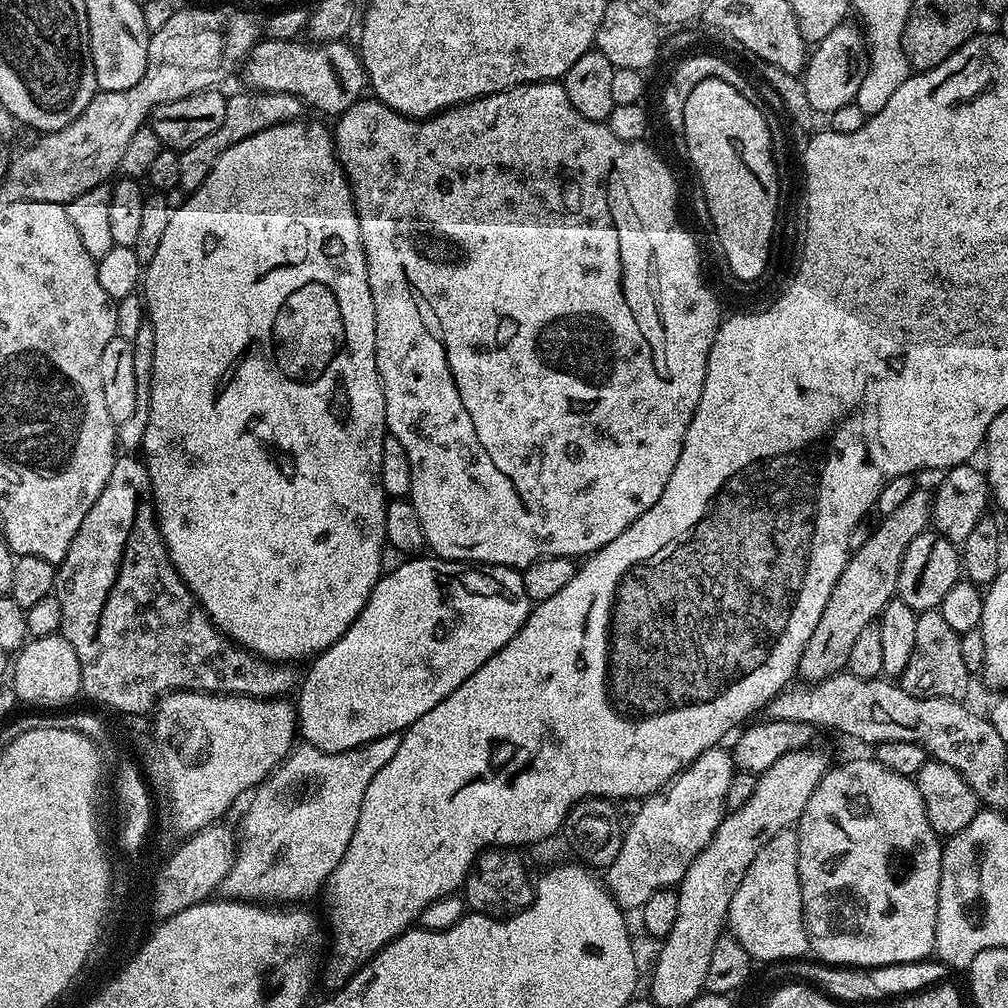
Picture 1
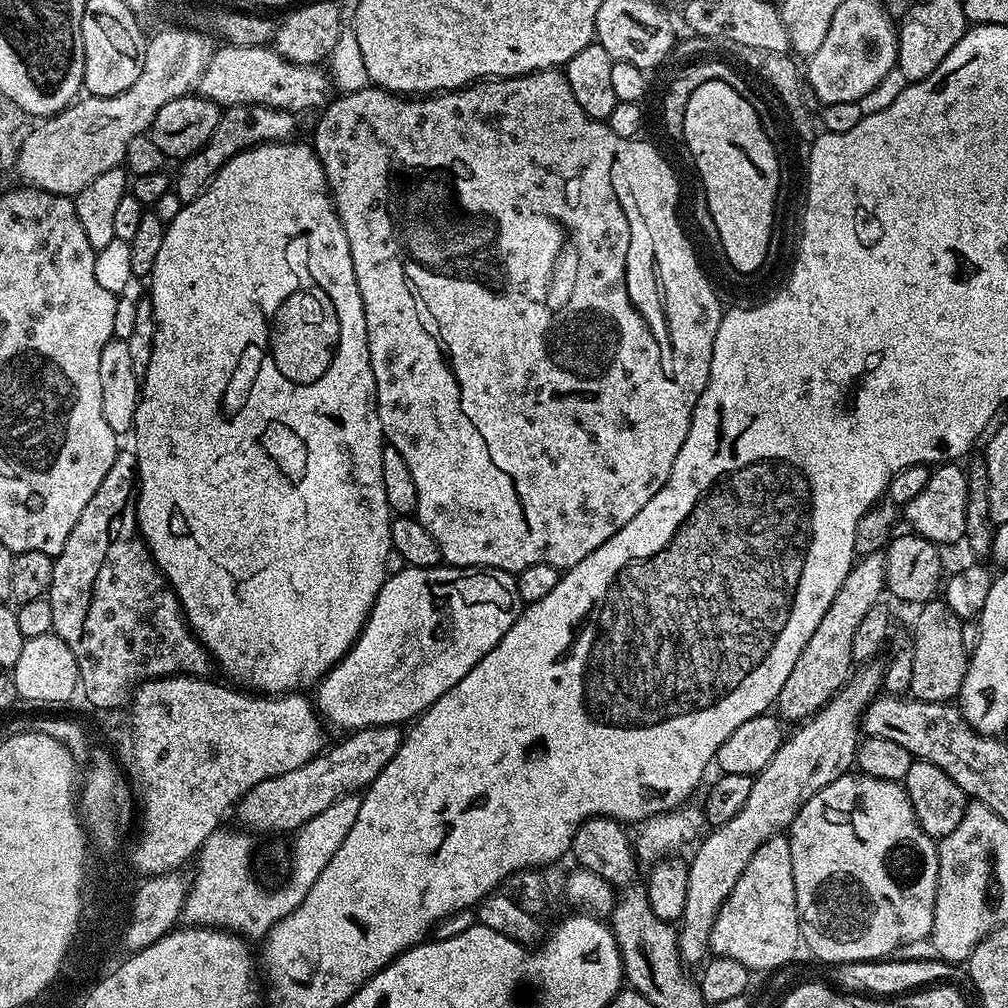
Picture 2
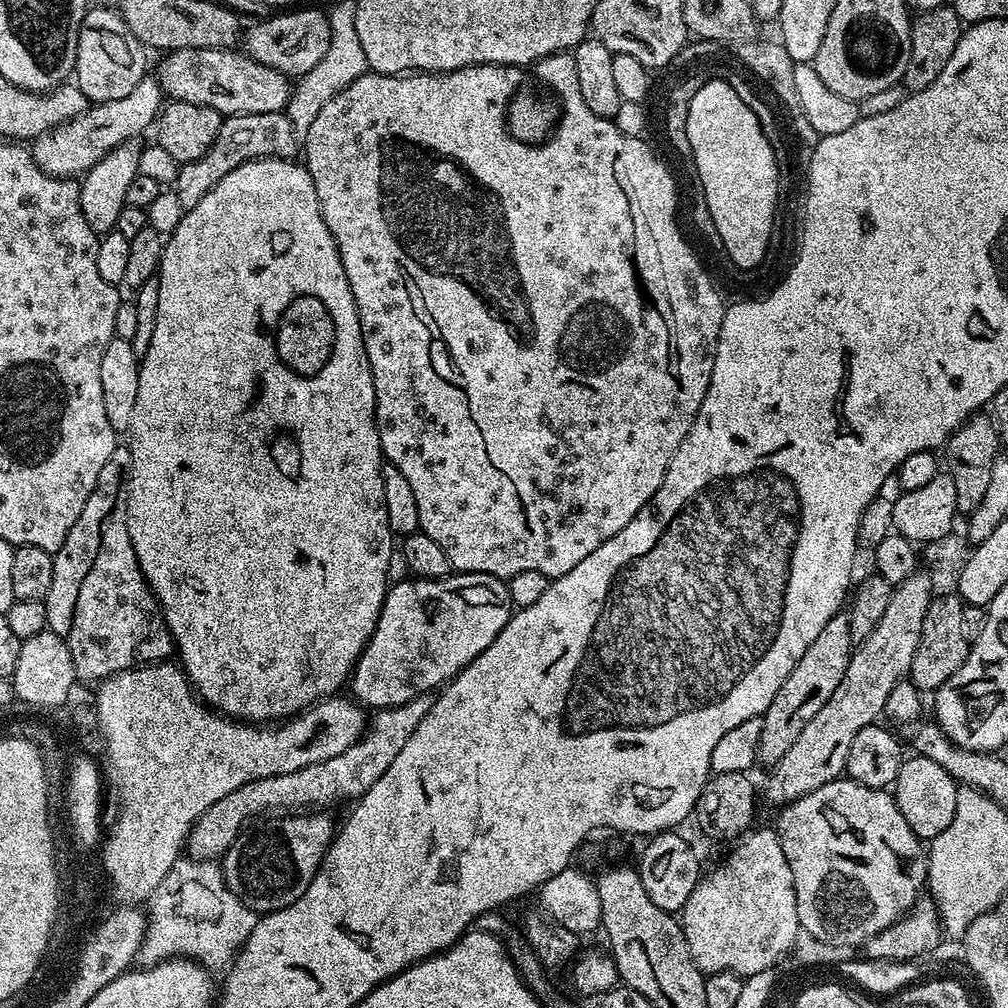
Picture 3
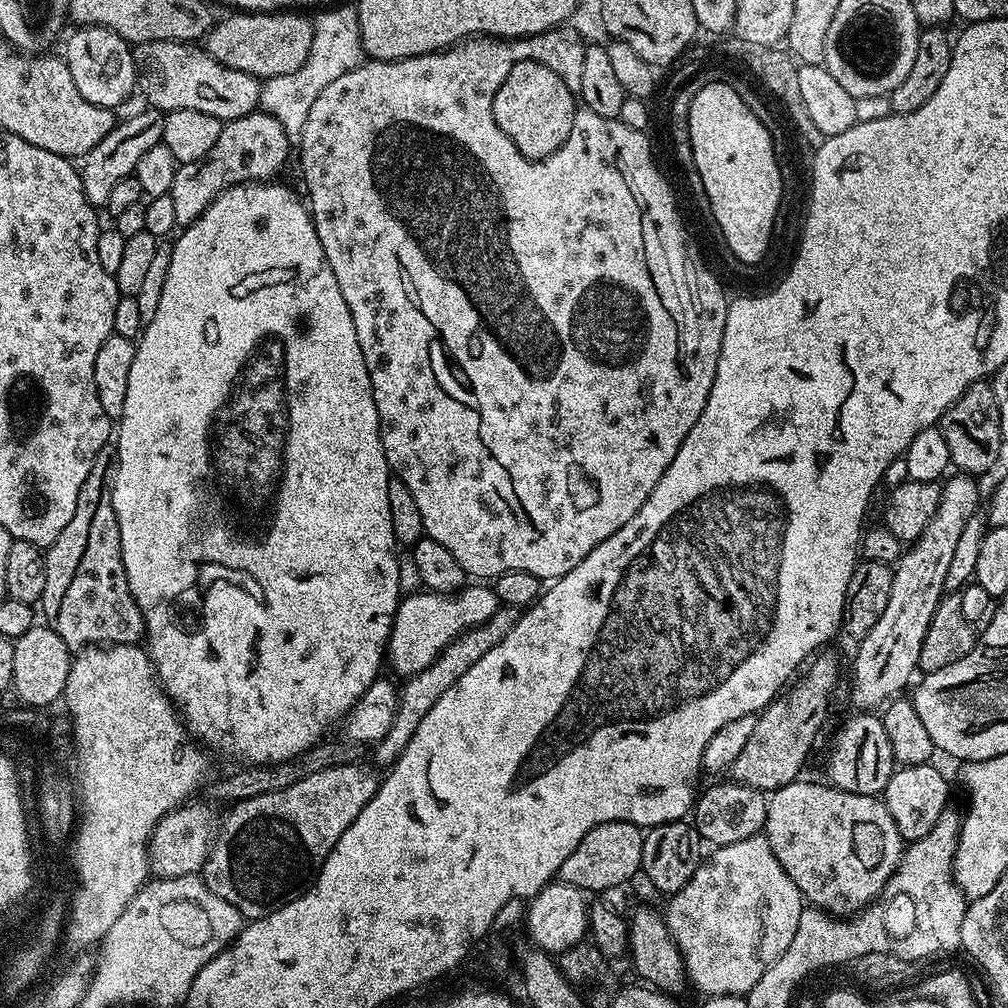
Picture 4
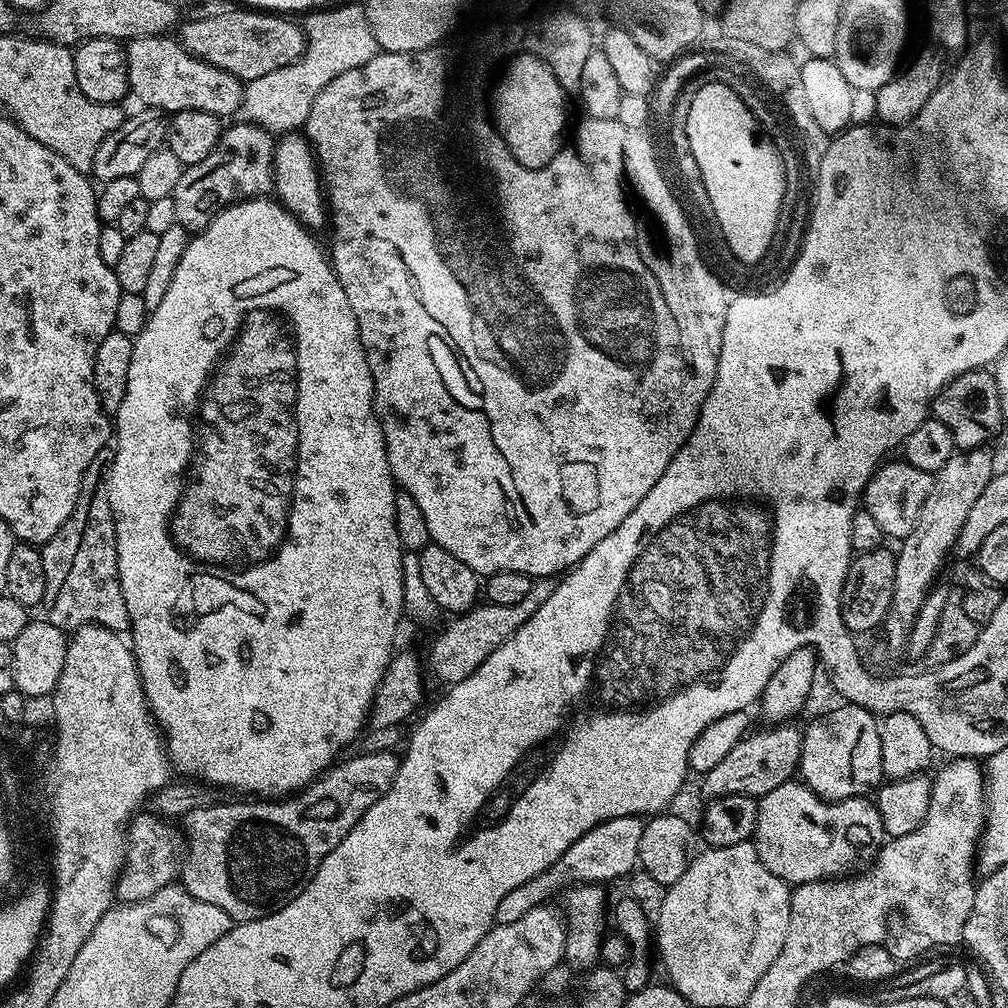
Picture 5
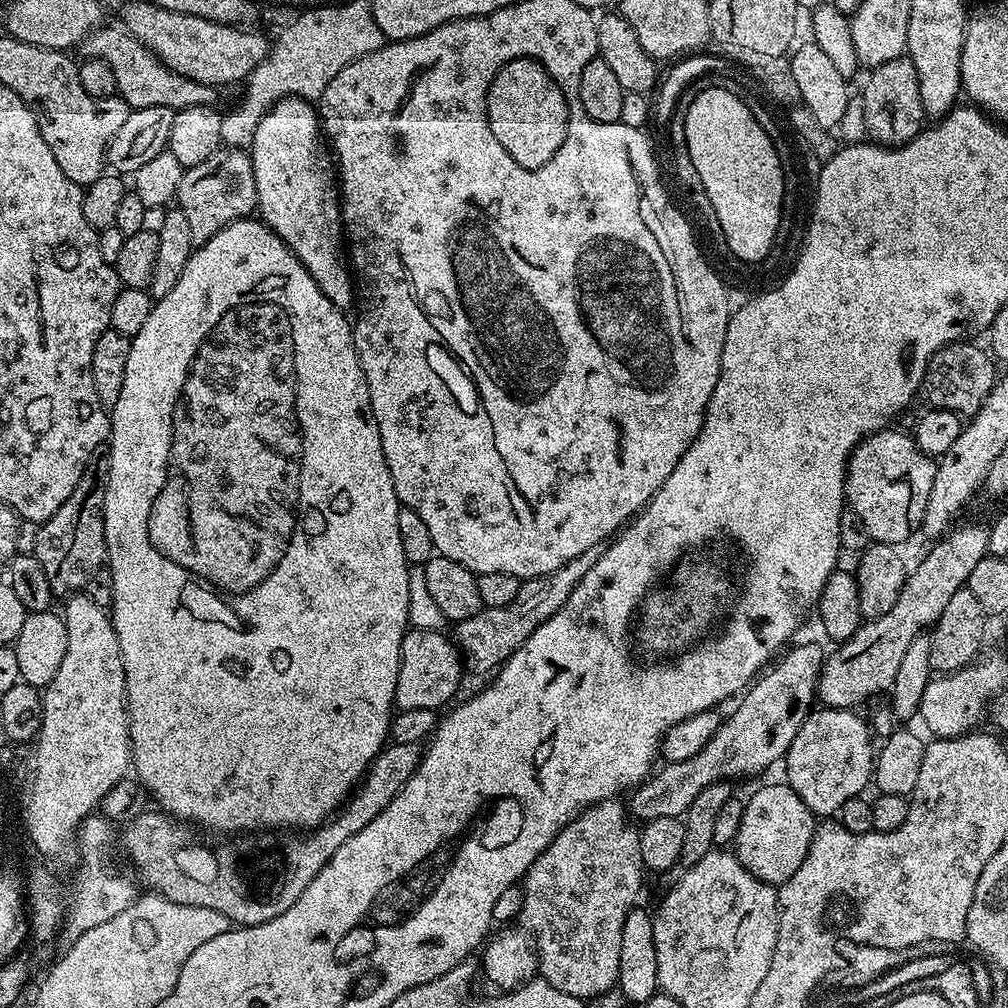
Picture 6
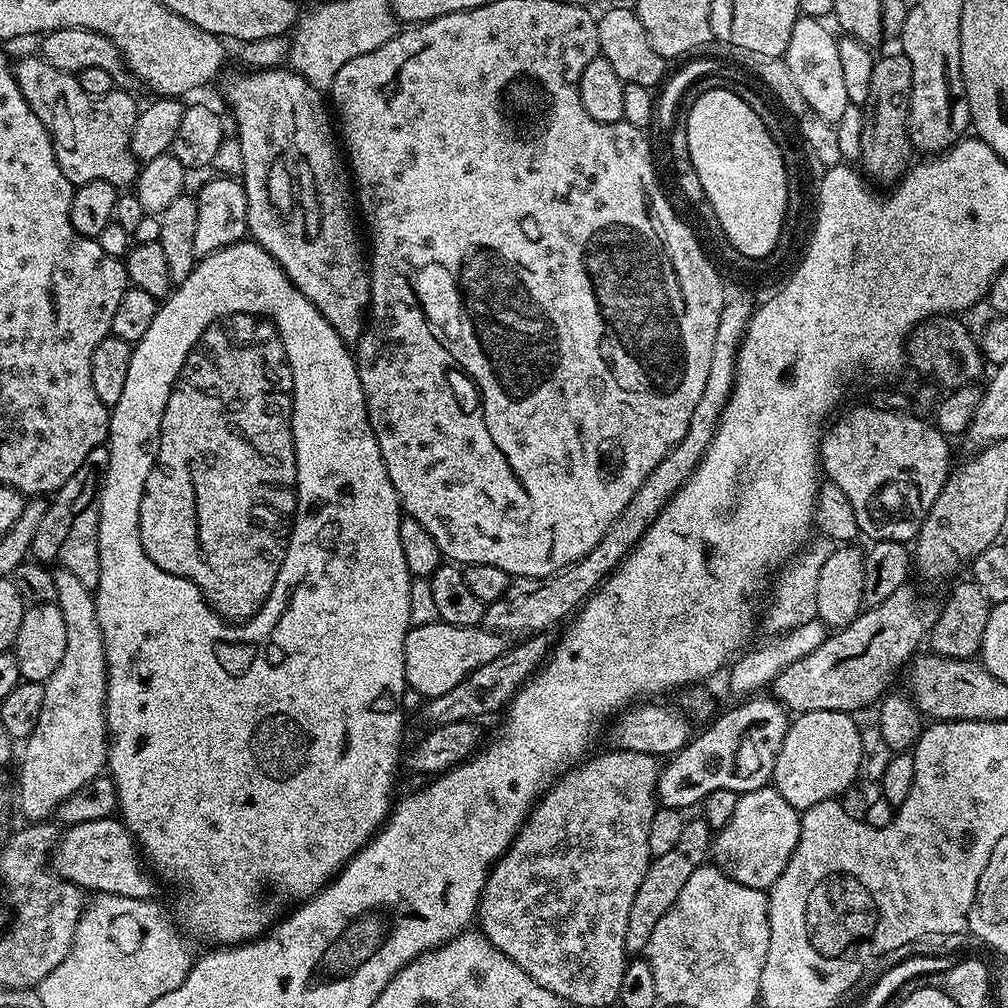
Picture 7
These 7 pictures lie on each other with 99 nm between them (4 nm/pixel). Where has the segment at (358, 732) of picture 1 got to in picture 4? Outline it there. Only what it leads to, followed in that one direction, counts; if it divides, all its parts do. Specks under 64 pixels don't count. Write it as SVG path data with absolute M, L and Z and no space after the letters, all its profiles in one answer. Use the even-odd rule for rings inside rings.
M472 582L458 592L430 592L421 590L401 599L392 620L392 632L388 636L386 660L401 678L416 676L426 666L440 657L442 650L454 638L458 638L470 628L486 622L502 607L496 596L495 587L488 588L484 582Z

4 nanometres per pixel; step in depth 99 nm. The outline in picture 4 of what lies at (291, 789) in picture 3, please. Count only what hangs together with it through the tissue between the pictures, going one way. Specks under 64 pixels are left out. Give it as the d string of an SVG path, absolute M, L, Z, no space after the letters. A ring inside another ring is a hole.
M500 607L486 622L454 638L454 642L444 647L440 657L430 666L426 666L426 670L422 670L416 676L407 677L405 684L408 685L405 688L401 687L398 692L396 713L390 730L375 745L377 765L391 766L396 763L402 750L406 750L410 738L414 738L414 730L418 730L418 722L426 718L430 706L434 706L434 702L438 702L438 698L442 698L442 694L446 694L446 690L450 690L450 686L454 686L454 682L458 682L458 678L462 678L462 674L466 674L466 670L470 670L470 666L478 662L478 658L482 658L482 654L494 650L494 646L498 646L498 642L502 642L502 638L510 634L510 630L516 625L517 615L515 608ZM188 802L179 808L175 808L172 812L167 812L158 822L158 826L154 826L152 831L152 839L148 841L148 854L150 857L150 872L153 877L169 880L170 878L178 878L179 876L194 876L203 869L204 863L208 861L208 851L212 849L214 843L214 833L218 827L218 812L216 812L211 803L192 804L196 802Z

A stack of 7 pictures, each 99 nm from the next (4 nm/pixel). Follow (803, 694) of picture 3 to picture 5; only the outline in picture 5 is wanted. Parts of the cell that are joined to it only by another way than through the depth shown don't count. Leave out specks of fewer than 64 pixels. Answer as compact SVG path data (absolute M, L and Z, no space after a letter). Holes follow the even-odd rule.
M792 722L782 723L765 727L765 732L753 731L745 736L743 740L738 742L738 746L734 746L734 750L730 750L730 754L726 754L726 758L722 758L722 762L718 762L718 766L714 766L714 770L703 773L701 780L704 781L700 784L700 792L704 795L703 799L705 801L717 800L730 794L746 794L759 798L770 794L770 790L778 790L778 786L793 779L800 767L800 755L804 741L803 731L800 728L796 729L795 726L796 724Z

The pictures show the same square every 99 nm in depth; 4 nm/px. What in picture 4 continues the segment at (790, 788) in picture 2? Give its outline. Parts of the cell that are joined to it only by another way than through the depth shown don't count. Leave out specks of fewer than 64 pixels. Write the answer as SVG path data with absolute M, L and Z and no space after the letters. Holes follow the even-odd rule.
M952 475L943 481L934 518L930 518L920 537L907 545L906 551L894 565L890 602L886 602L882 618L878 618L878 622L874 622L874 630L859 641L857 648L860 649L852 664L852 704L856 707L853 709L879 709L885 702L899 697L903 693L900 691L909 687L908 679L917 675L922 642L926 638L930 618L934 618L938 602L946 595L943 582L953 560L954 548L966 522L982 504L980 488L972 481L975 479L971 475Z

